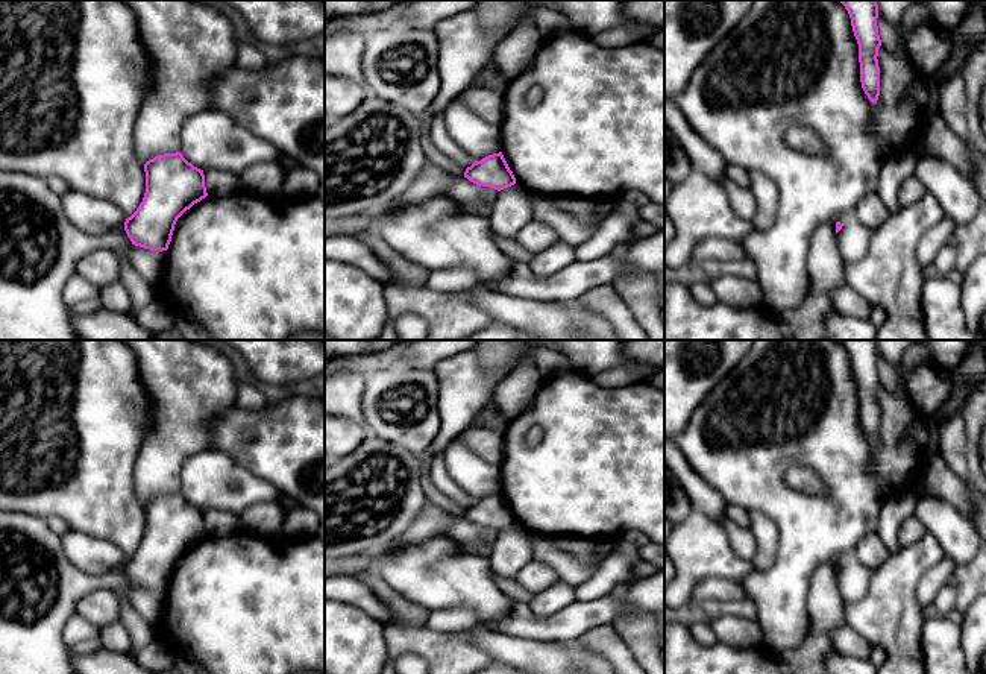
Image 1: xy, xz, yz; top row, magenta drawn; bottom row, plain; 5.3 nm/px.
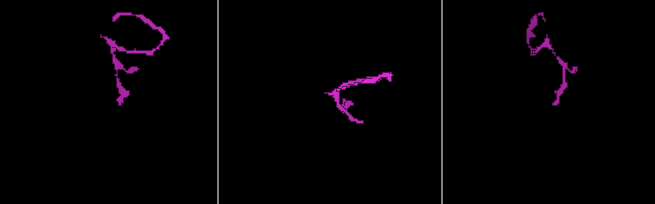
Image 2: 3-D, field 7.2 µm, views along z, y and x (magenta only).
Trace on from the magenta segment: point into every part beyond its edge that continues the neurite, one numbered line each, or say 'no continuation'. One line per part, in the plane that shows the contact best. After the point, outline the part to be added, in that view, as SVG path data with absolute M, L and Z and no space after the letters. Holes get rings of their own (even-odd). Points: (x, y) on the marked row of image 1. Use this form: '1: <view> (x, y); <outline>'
no continuation

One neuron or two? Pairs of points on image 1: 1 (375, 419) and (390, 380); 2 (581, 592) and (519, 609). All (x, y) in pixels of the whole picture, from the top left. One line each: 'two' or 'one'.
1: one
2: two

